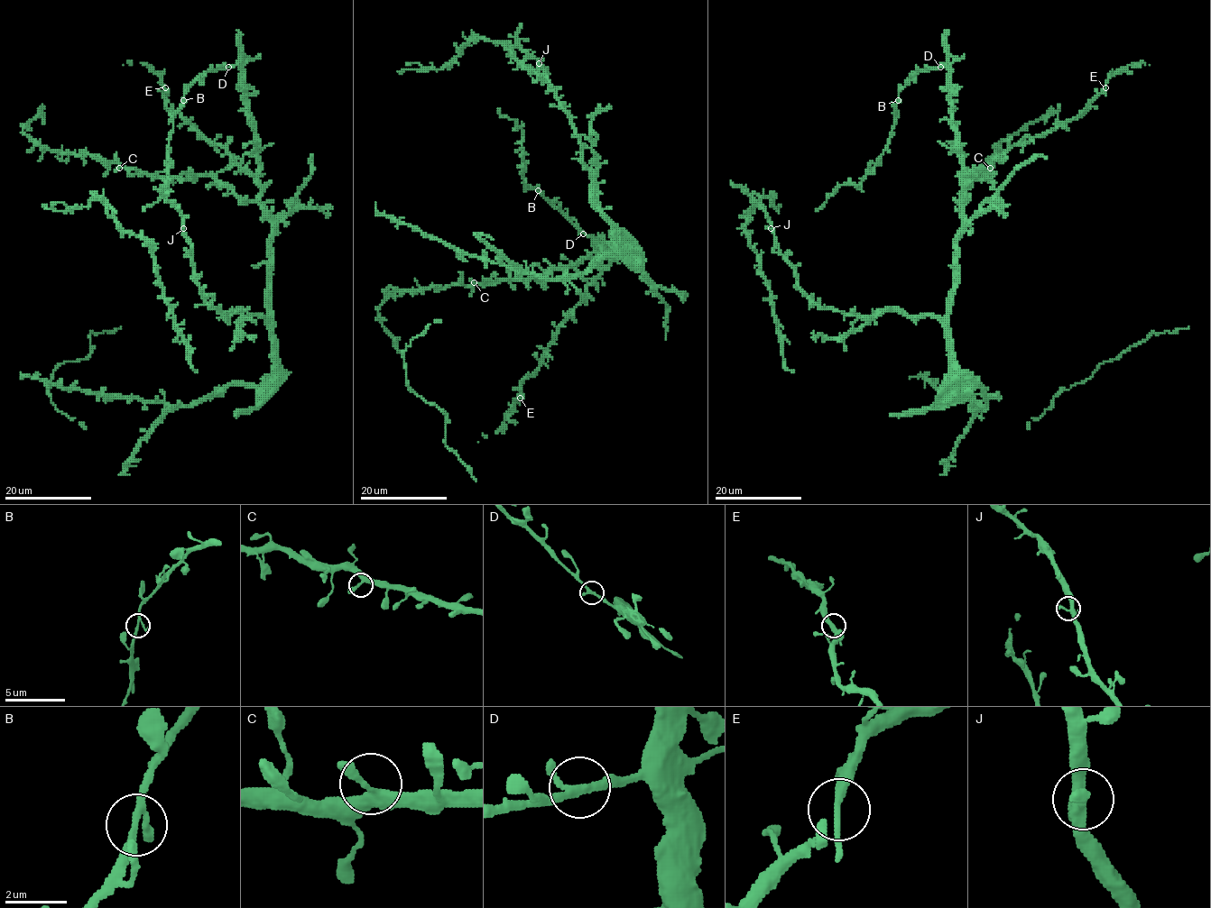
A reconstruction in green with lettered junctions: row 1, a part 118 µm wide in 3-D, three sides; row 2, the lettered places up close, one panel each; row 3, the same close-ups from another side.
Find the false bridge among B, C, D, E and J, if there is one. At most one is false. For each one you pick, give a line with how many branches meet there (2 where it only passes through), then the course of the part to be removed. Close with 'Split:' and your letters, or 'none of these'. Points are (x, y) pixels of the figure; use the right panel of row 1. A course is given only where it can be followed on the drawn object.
Split: none of these

